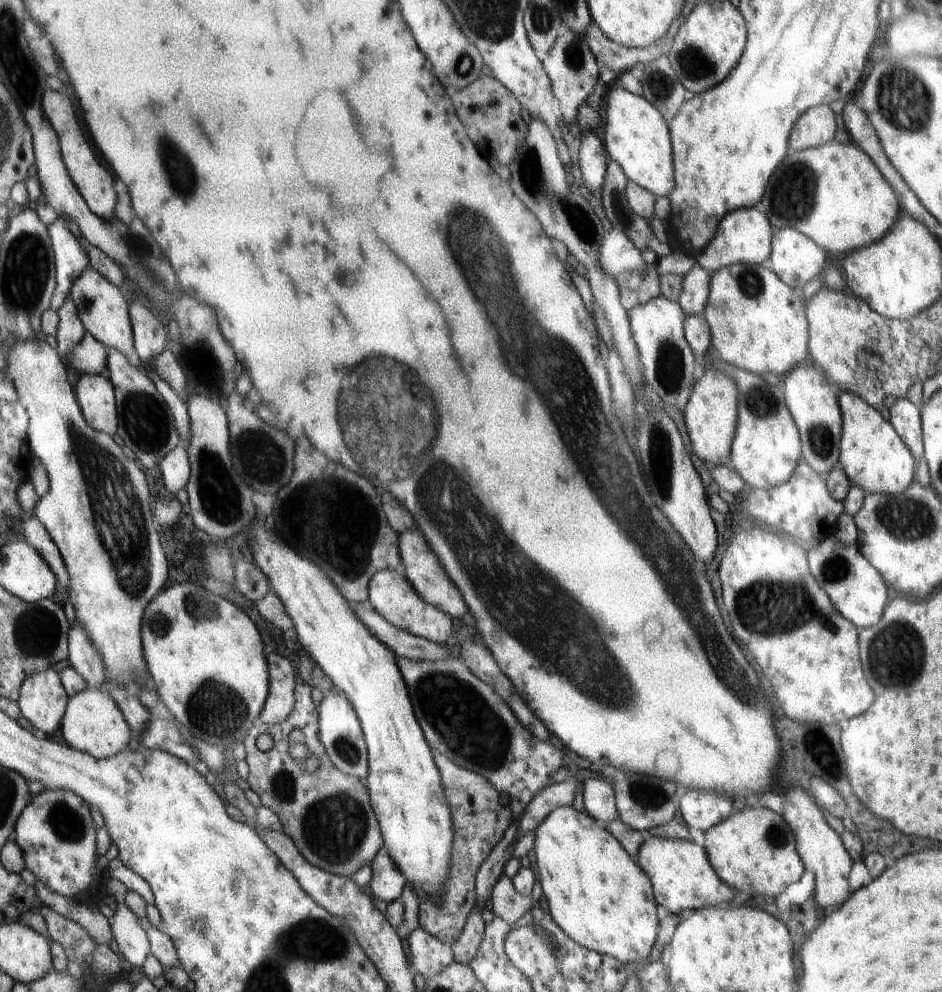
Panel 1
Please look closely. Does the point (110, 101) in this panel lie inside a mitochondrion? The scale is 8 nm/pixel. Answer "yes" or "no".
no

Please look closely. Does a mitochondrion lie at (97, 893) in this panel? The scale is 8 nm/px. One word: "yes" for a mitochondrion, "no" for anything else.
no

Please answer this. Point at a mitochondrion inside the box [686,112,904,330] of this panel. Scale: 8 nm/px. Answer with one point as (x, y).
(795, 194)

